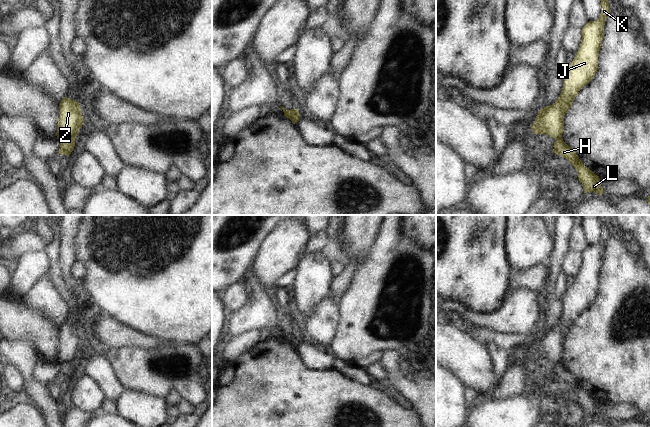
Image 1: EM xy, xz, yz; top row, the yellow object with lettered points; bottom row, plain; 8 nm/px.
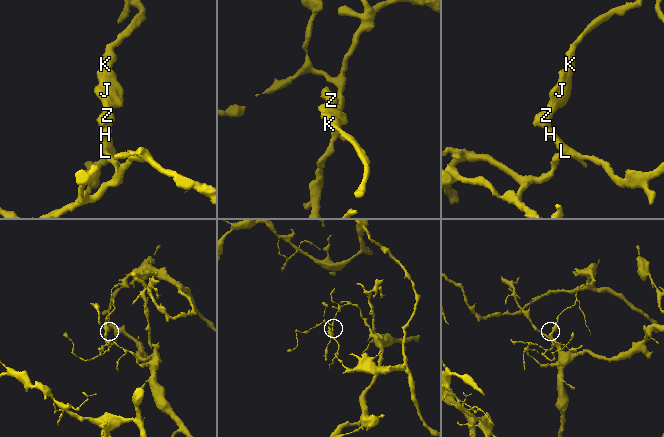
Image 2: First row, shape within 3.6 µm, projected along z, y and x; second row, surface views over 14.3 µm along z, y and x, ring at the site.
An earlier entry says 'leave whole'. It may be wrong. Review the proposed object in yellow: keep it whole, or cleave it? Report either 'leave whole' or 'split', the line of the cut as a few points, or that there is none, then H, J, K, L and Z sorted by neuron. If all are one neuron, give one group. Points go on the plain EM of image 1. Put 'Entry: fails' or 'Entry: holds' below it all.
split | xy (74, 362), (62, 362), (60, 364) | H L / J K Z
Entry: fails

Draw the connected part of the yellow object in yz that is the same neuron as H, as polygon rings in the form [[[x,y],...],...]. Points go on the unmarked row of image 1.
[[[562,362],[555,364],[553,376],[566,382],[574,390],[577,395],[578,404],[583,409],[584,417],[597,416],[598,419],[603,418],[603,412],[599,400],[595,399],[583,388],[576,376],[568,370]]]

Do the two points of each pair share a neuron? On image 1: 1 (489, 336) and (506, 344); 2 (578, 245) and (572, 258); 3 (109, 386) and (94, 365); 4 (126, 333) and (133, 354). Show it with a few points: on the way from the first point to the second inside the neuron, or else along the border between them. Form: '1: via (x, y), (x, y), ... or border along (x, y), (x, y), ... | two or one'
1: via (493, 337), (502, 340) | one
2: border along (570, 250), (581, 253) | two
3: via (108, 381), (99, 370) | one
4: border along (155, 347), (118, 347), (110, 349) | two

